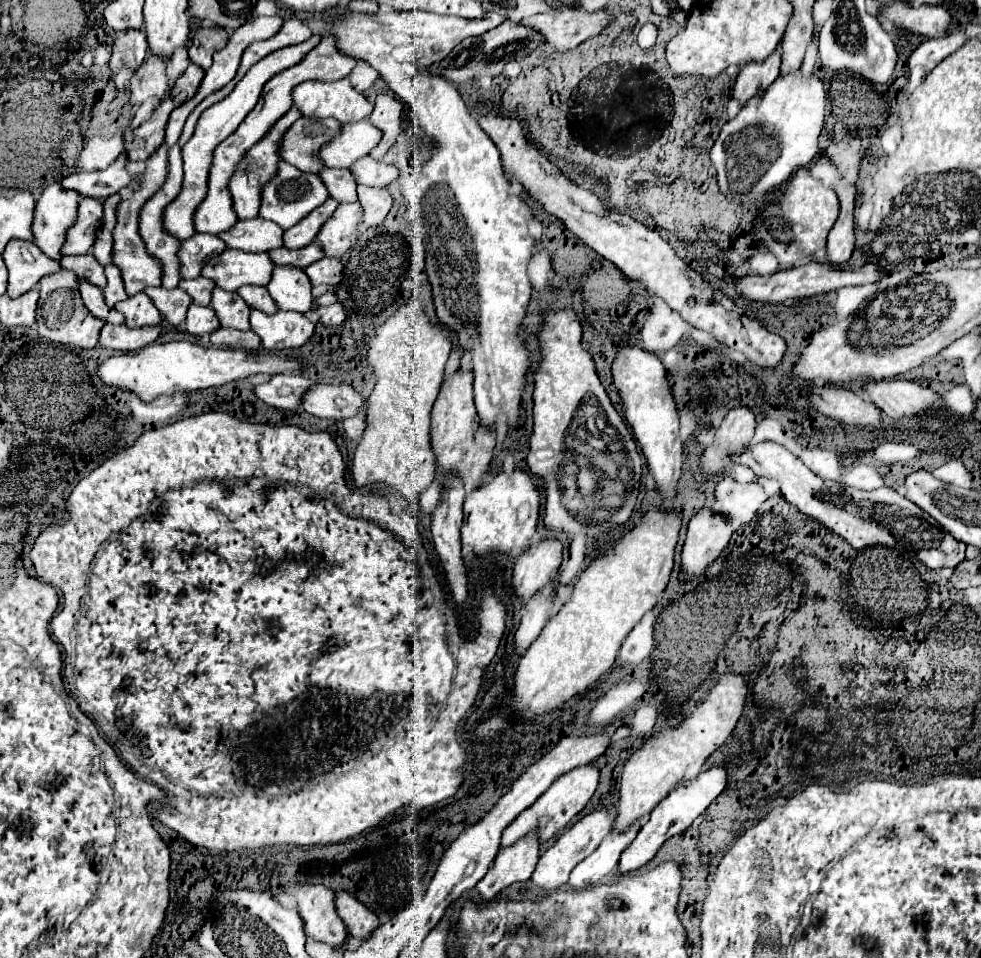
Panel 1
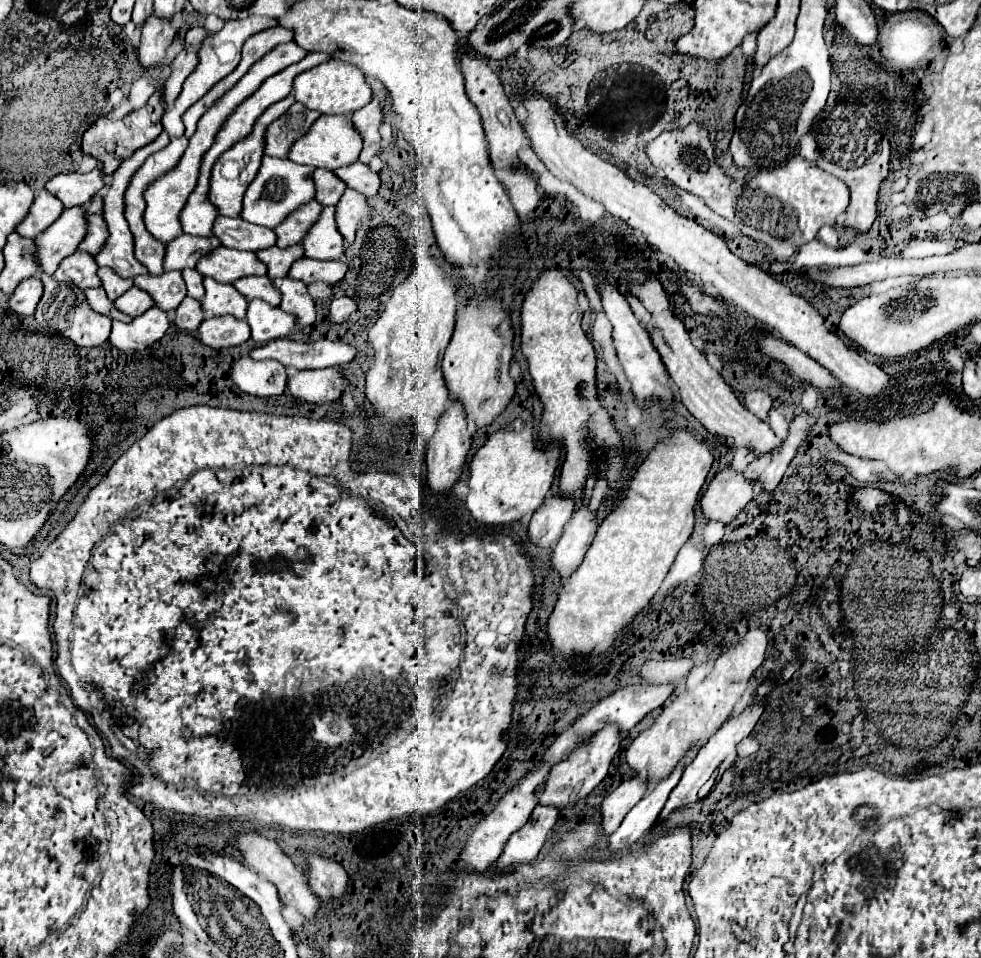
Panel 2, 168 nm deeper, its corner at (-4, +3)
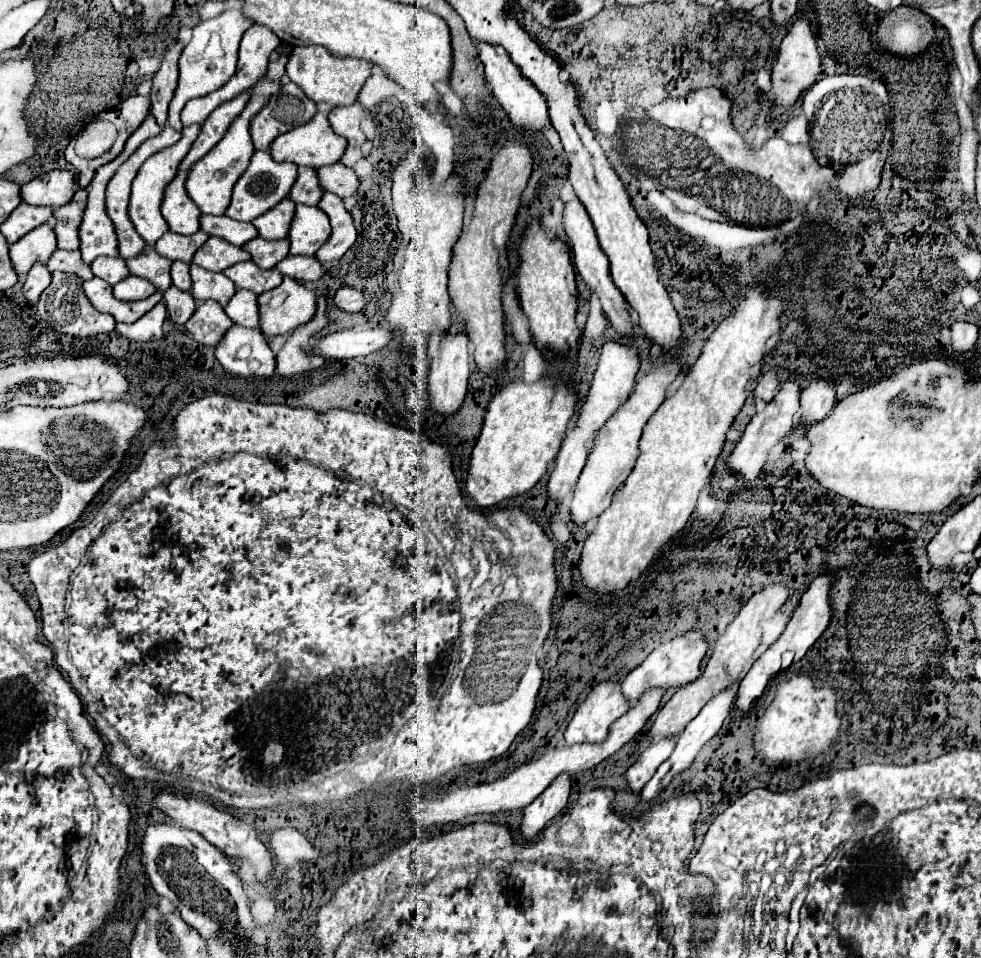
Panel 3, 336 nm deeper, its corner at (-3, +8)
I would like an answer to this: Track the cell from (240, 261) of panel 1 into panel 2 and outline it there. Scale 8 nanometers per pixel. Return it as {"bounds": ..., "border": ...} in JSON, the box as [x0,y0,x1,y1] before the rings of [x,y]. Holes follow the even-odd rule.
{"bounds":[196,246,266,284],"border":[[[218,246],[210,254],[202,256],[196,262],[196,270],[202,276],[210,276],[222,284],[232,284],[242,276],[264,276],[266,268],[256,258],[254,252],[248,250],[234,250],[226,246]]]}

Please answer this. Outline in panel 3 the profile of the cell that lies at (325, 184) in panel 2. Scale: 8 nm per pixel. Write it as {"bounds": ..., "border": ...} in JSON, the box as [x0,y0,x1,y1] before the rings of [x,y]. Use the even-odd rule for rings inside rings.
{"bounds":[289,167,323,205],"border":[[[299,167],[297,173],[297,181],[289,193],[291,199],[295,199],[295,203],[303,203],[303,205],[317,205],[323,197],[323,187],[319,183],[317,171],[313,167]]]}

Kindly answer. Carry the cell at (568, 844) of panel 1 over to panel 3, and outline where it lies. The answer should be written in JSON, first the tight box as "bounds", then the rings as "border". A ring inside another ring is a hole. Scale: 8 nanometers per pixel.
{"bounds":[625,739,675,795],"border":[[[659,739],[659,743],[651,743],[649,749],[645,749],[639,755],[639,759],[625,773],[629,793],[639,795],[639,791],[655,775],[657,767],[673,753],[673,747],[675,747],[675,739]]]}

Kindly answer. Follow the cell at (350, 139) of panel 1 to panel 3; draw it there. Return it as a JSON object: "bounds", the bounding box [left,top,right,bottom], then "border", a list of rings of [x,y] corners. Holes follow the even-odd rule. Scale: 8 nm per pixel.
{"bounds":[271,111,347,169],"border":[[[319,111],[309,123],[279,135],[275,143],[271,143],[271,157],[275,157],[275,161],[293,161],[297,165],[307,165],[315,169],[337,163],[347,149],[347,139],[343,139],[331,129],[327,117],[329,117],[329,111]]]}

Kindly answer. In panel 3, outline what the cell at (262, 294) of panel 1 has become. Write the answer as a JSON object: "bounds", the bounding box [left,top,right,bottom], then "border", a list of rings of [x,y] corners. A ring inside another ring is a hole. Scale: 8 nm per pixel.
{"bounds":[225,261,281,295],"border":[[[245,261],[245,263],[237,263],[233,267],[229,267],[225,271],[225,275],[239,287],[239,289],[249,289],[257,295],[271,291],[275,287],[281,285],[281,273],[277,269],[269,269],[263,271],[259,269],[255,263]]]}

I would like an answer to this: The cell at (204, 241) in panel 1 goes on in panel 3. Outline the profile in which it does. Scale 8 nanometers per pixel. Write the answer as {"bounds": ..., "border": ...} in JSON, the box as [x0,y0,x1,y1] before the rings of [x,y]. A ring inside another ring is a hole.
{"bounds":[155,231,209,263],"border":[[[167,231],[157,243],[155,243],[155,251],[171,261],[185,261],[191,263],[195,251],[209,239],[209,235],[205,231],[197,231],[193,235],[179,235],[173,231]]]}

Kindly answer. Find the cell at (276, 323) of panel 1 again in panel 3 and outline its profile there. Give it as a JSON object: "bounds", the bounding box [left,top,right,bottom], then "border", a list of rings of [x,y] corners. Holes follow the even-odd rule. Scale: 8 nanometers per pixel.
{"bounds":[225,289,261,329],"border":[[[239,289],[233,299],[229,301],[225,313],[241,327],[257,329],[261,327],[261,315],[259,315],[259,303],[257,295],[247,289]]]}

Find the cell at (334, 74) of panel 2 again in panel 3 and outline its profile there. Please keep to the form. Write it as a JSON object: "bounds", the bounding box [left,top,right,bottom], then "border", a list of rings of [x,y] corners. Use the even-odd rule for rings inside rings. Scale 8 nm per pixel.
{"bounds":[287,45,371,107],"border":[[[311,45],[311,47],[295,47],[291,59],[287,63],[289,79],[315,103],[327,103],[331,107],[353,105],[363,89],[365,81],[371,75],[371,65],[363,63],[363,59],[355,57],[335,57],[325,47]]]}

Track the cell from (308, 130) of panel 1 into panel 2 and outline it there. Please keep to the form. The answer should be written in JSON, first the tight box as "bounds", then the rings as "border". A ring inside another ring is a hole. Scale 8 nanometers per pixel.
{"bounds":[264,102,320,158],"border":[[[294,102],[284,116],[280,116],[268,126],[266,136],[264,136],[264,154],[286,158],[294,140],[304,136],[318,116],[320,112],[308,110],[304,108],[304,104]]]}

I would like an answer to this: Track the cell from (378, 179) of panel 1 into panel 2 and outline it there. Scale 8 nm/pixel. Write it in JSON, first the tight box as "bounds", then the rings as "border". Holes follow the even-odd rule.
{"bounds":[334,162,380,198],"border":[[[352,162],[344,168],[336,168],[334,172],[348,188],[362,192],[366,198],[374,196],[380,188],[380,176],[376,172],[372,172],[366,164],[360,162]]]}

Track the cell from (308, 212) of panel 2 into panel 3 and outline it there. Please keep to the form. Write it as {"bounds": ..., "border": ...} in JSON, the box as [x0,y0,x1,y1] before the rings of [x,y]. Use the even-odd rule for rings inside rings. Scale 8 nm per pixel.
{"bounds":[253,197,295,241],"border":[[[287,197],[277,207],[269,209],[261,217],[257,217],[253,221],[253,225],[257,227],[257,231],[263,239],[275,241],[275,239],[285,239],[287,237],[289,223],[293,221],[293,217],[295,217],[295,201]]]}

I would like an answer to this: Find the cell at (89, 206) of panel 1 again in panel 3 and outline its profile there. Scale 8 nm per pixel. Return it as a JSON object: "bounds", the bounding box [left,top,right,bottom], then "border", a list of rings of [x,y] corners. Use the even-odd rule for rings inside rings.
{"bounds":[9,223,57,275],"border":[[[43,223],[27,233],[23,239],[9,247],[13,267],[19,275],[25,275],[33,263],[47,263],[57,249],[53,223]]]}

